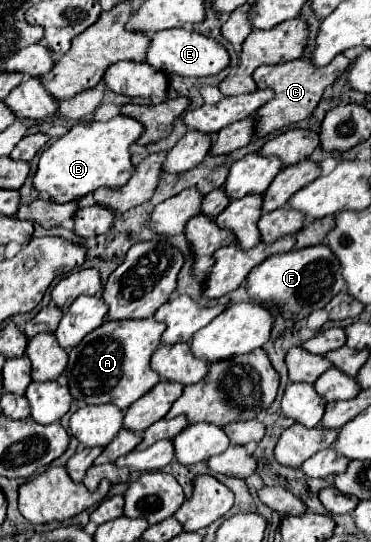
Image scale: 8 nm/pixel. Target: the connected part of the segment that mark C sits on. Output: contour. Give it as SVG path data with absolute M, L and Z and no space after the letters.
M337 54L333 58L333 62L329 62L327 66L315 66L313 60L307 60L307 58L297 58L297 60L273 64L273 66L259 66L253 76L257 86L273 88L275 96L265 106L261 106L261 110L257 110L257 114L259 114L257 116L257 136L267 136L275 130L281 130L299 120L305 120L317 106L323 90L327 86L331 86L341 74L345 74L349 70L349 66L351 66L351 60L345 54Z

